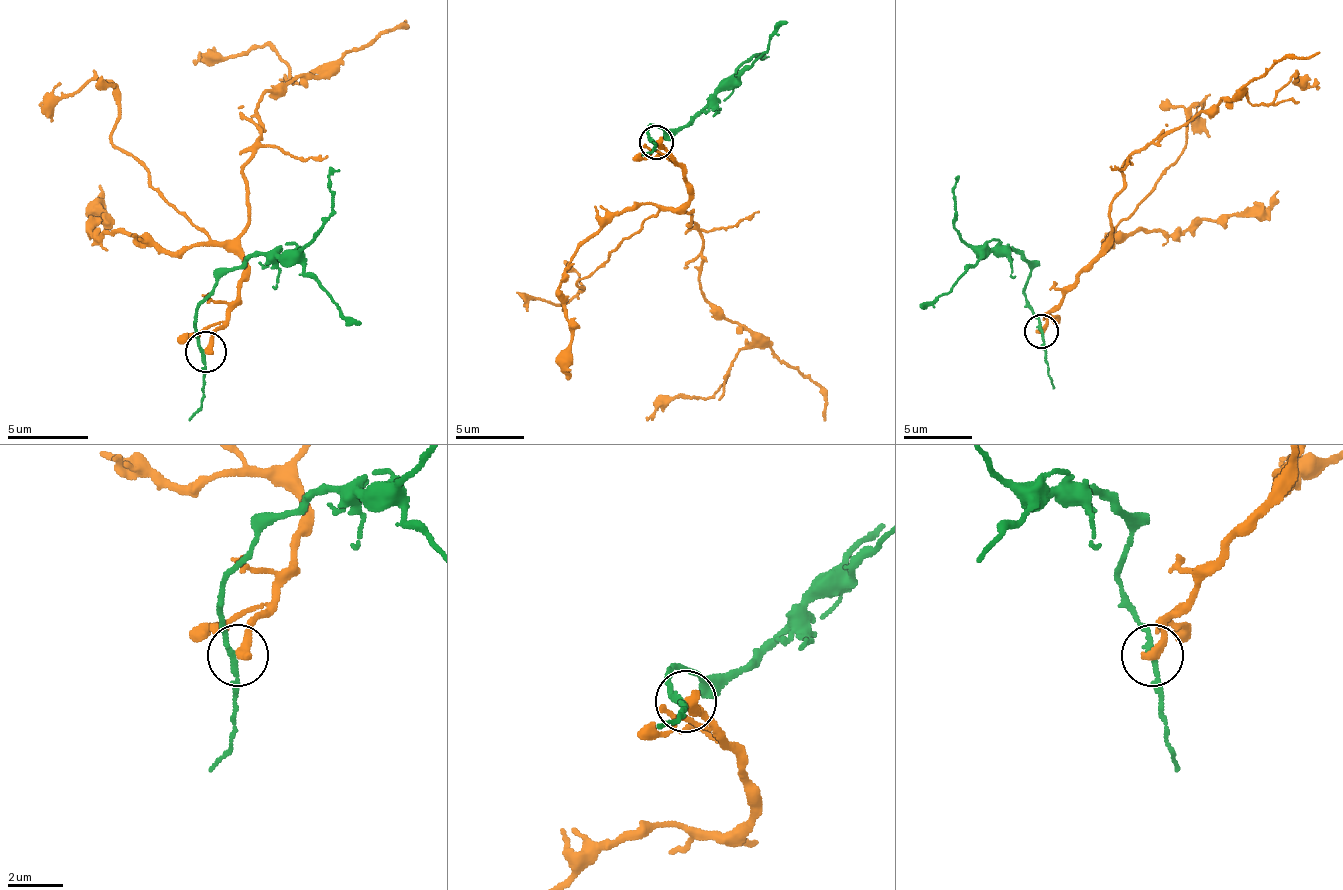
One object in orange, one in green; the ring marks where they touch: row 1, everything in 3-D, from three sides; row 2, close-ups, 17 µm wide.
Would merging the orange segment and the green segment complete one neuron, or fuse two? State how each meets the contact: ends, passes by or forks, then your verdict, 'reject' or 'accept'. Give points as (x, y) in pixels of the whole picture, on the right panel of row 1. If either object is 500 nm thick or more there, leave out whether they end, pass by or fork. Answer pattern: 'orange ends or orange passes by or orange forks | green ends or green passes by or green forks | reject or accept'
orange ends | green passes by | reject

